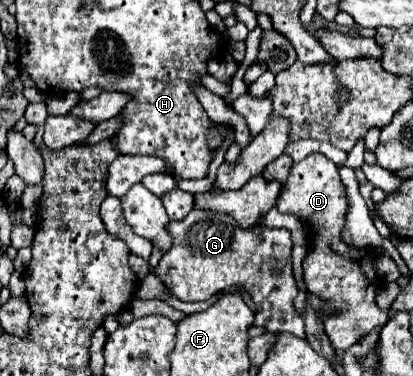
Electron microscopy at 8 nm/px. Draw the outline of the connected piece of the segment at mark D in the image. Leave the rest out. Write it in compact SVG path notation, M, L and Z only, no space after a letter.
M310 154L304 160L294 162L290 176L280 192L278 210L282 214L294 214L300 220L308 222L312 248L302 264L304 282L312 294L322 296L328 304L328 310L324 310L324 330L332 346L338 352L344 352L348 350L348 346L364 338L372 328L384 326L388 314L382 312L374 302L380 288L380 284L376 284L374 252L368 248L352 248L340 238L348 202L336 164L322 154Z

